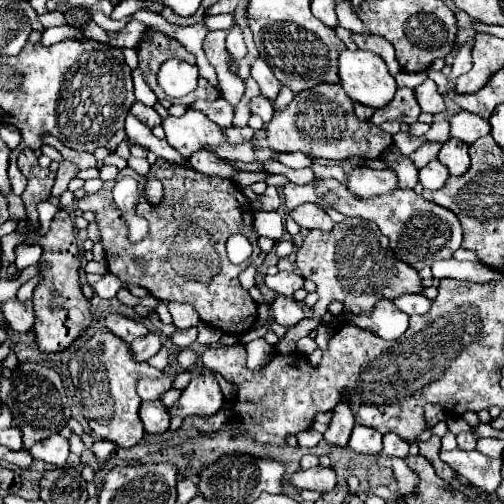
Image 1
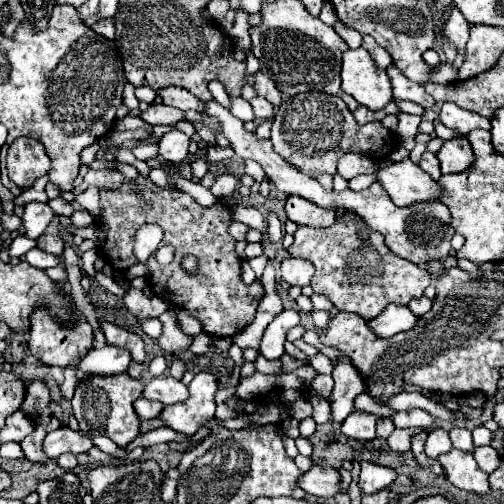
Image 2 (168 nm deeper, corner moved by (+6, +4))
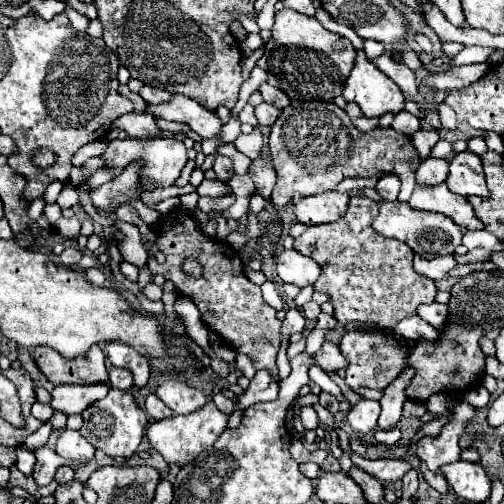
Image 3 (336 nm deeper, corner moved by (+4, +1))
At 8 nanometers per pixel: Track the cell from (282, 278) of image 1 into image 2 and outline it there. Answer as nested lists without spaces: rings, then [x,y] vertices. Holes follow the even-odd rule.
[[[288,256],[280,264],[280,276],[290,286],[306,286],[306,284],[310,284],[312,274],[314,274],[314,268],[312,268],[312,264],[308,264],[308,260]]]

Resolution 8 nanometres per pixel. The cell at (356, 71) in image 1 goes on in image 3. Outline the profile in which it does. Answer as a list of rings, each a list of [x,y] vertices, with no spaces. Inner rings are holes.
[[[363,49],[358,50],[354,69],[344,85],[342,97],[346,101],[354,101],[366,117],[382,117],[384,113],[396,115],[404,111],[400,87],[366,59]]]

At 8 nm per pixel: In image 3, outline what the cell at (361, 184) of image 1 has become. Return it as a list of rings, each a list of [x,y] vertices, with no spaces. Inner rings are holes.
[[[440,183],[438,187],[416,187],[410,197],[410,207],[422,209],[422,211],[434,211],[450,217],[456,225],[478,231],[484,229],[482,221],[474,215],[474,209],[468,199],[462,199],[460,195],[454,195],[446,183]]]

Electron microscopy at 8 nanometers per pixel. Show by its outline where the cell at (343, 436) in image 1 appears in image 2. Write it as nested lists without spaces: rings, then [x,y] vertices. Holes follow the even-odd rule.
[[[340,360],[340,364],[332,370],[334,378],[334,390],[328,398],[330,410],[332,410],[332,422],[342,424],[344,418],[354,410],[354,398],[364,392],[364,380],[360,380],[360,374],[348,360]]]

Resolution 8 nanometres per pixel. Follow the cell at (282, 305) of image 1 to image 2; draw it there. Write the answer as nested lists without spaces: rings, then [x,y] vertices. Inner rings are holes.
[[[282,310],[266,328],[264,338],[260,342],[260,354],[268,360],[280,358],[284,354],[284,340],[286,340],[286,332],[290,328],[294,328],[296,324],[300,324],[298,312],[296,310]]]

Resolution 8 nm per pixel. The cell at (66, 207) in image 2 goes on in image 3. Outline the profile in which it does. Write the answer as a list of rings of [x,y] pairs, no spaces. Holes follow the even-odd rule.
[[[66,179],[64,189],[62,189],[62,193],[58,195],[56,203],[60,205],[60,209],[68,209],[68,207],[76,207],[76,205],[78,205],[78,191],[76,191],[76,187],[72,185],[70,179]]]

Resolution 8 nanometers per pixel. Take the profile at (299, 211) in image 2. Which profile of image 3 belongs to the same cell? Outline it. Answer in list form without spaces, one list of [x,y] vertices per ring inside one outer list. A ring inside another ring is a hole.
[[[330,191],[330,193],[322,193],[322,195],[312,195],[312,197],[300,199],[296,203],[294,215],[304,225],[330,223],[334,219],[340,219],[346,213],[348,203],[350,203],[350,195]]]

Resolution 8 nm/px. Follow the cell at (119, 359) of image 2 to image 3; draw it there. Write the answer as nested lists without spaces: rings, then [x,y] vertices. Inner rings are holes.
[[[96,383],[94,387],[62,385],[62,387],[52,389],[50,405],[54,411],[60,411],[64,415],[74,415],[74,413],[82,413],[88,405],[106,397],[106,393],[108,393],[106,383]]]

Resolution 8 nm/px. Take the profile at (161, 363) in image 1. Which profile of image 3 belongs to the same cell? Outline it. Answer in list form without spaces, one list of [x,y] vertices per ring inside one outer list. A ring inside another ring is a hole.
[[[110,367],[110,385],[116,387],[116,389],[128,391],[128,389],[132,389],[132,379],[130,379],[130,375],[126,371]]]

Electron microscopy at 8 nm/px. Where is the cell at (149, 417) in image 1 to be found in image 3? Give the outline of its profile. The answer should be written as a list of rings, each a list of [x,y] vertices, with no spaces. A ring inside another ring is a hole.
[[[150,393],[150,395],[146,397],[146,411],[148,411],[148,415],[150,415],[152,419],[156,419],[156,421],[172,415],[172,411],[170,411],[154,393]]]

